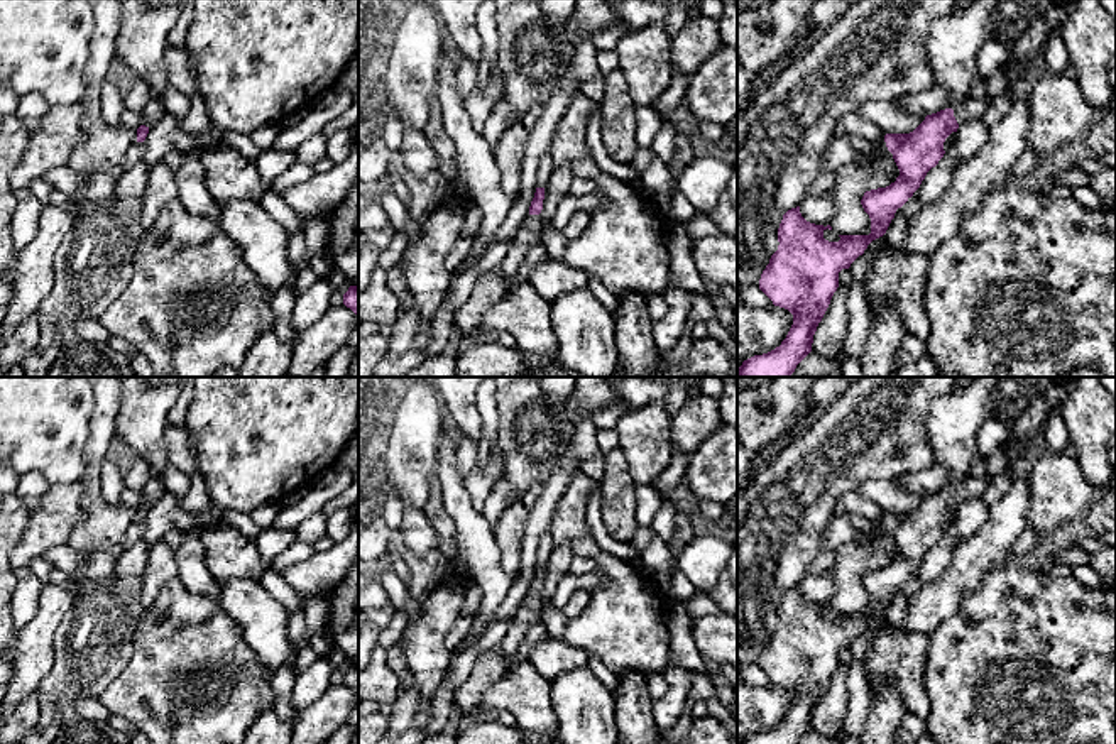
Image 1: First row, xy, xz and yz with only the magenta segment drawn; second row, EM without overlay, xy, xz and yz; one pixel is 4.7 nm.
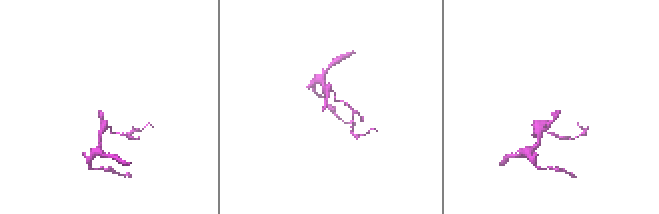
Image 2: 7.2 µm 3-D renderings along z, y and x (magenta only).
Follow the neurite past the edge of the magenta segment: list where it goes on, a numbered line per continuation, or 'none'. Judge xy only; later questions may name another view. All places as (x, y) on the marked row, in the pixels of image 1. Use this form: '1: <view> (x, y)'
1: xy (154, 110)

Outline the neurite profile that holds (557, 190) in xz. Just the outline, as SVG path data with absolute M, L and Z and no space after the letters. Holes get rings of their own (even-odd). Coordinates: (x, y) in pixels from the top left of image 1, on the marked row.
M556 164L548 184L544 186L543 210L539 216L548 223L558 205L570 194L573 169L568 164Z

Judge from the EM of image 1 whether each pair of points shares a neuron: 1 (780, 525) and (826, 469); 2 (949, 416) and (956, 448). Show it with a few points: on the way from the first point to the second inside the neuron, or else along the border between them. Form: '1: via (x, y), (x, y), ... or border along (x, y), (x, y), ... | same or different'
1: via (785, 511), (812, 482) | same
2: via (952, 425), (952, 440) | same

